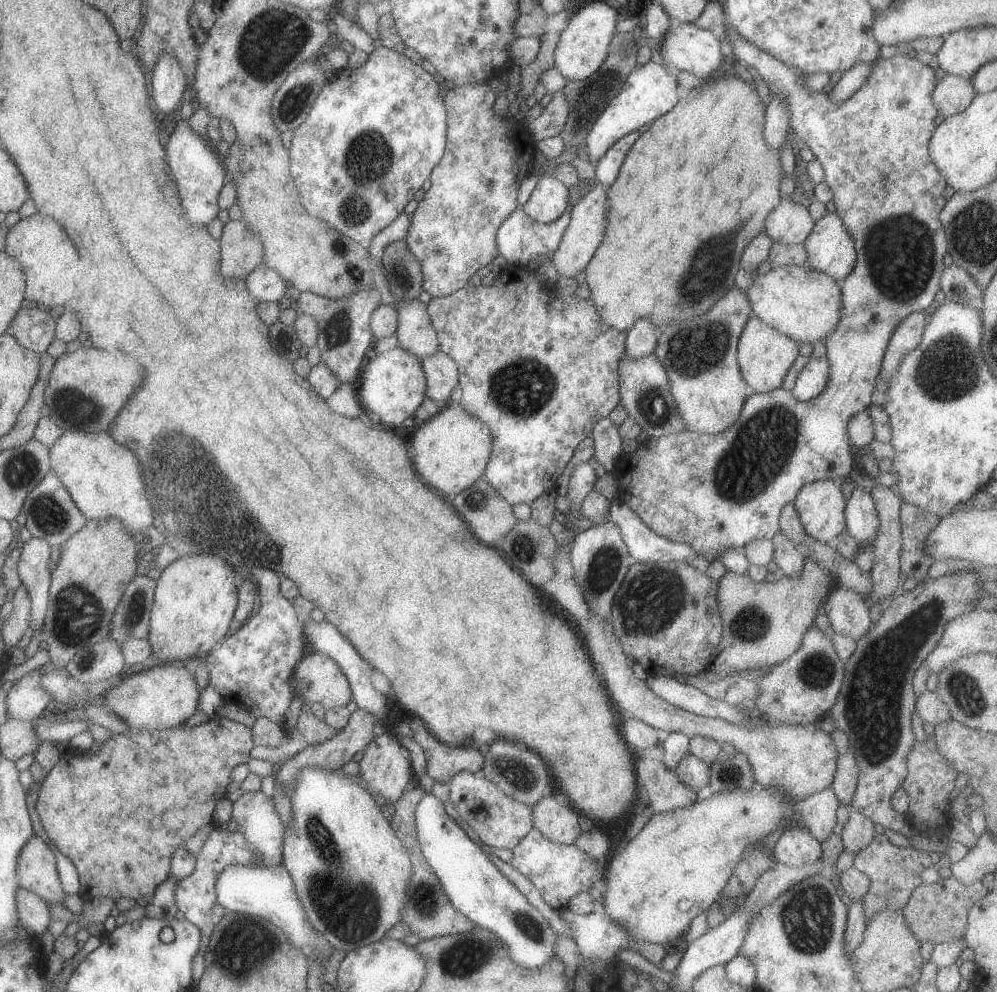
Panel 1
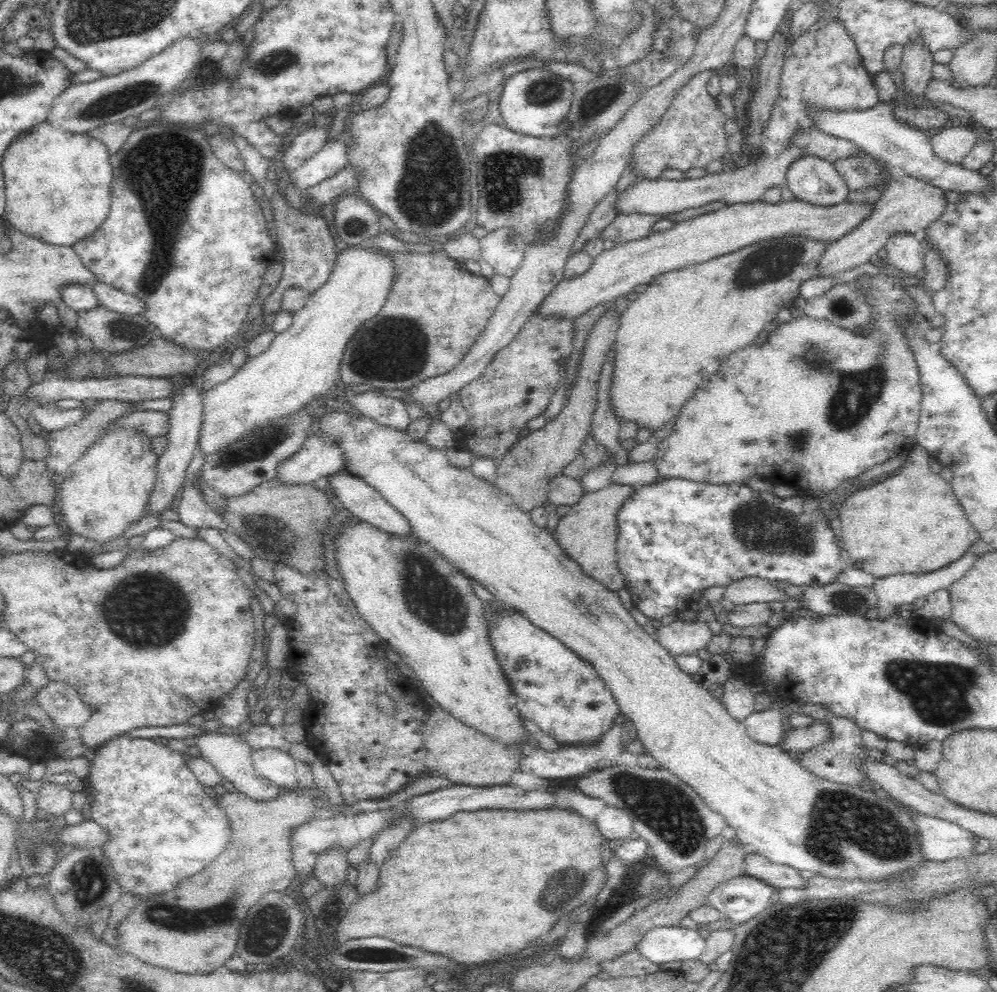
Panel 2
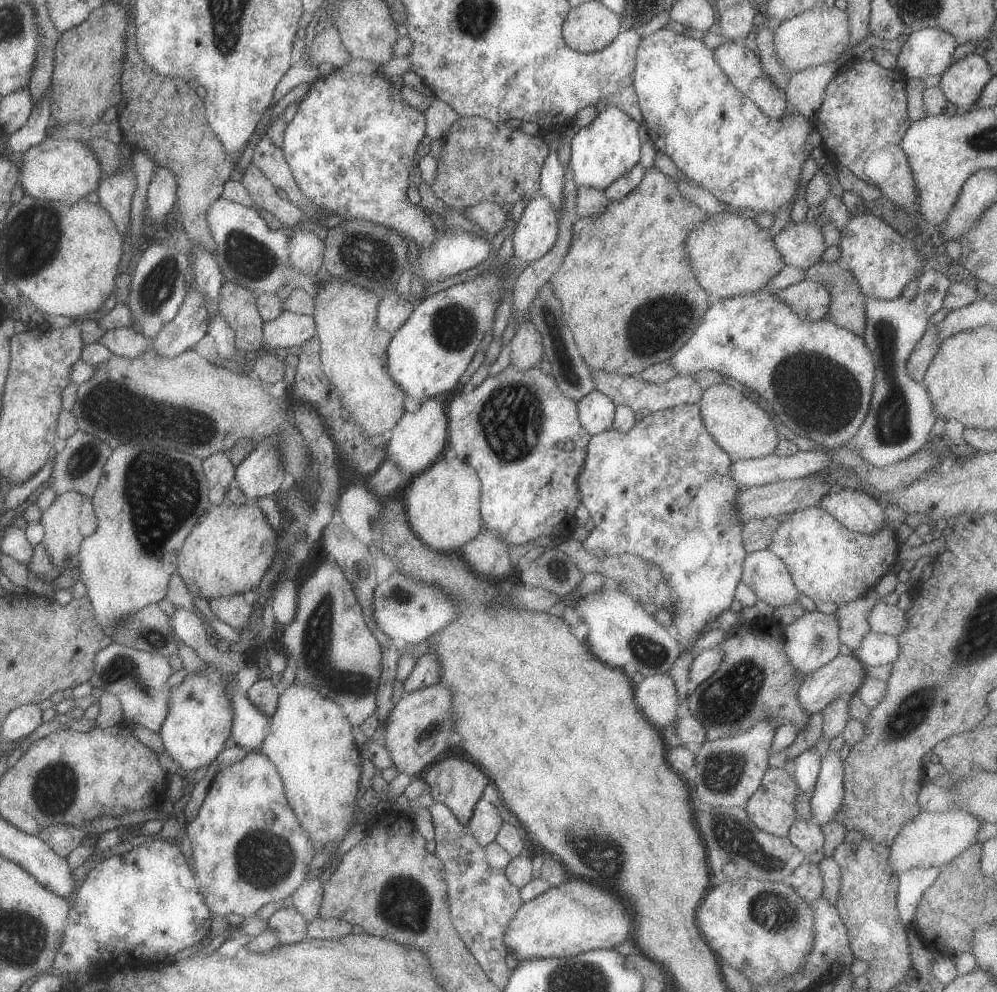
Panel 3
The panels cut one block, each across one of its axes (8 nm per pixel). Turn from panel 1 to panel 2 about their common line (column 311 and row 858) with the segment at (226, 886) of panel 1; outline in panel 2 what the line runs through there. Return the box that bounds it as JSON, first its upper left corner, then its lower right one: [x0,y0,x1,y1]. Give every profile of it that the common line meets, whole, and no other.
[907,811,976,862]

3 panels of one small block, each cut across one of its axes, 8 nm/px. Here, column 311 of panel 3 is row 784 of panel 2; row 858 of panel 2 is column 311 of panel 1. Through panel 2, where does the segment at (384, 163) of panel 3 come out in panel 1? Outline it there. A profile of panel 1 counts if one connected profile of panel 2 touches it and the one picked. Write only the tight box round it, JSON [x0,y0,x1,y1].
[289,47,447,243]

